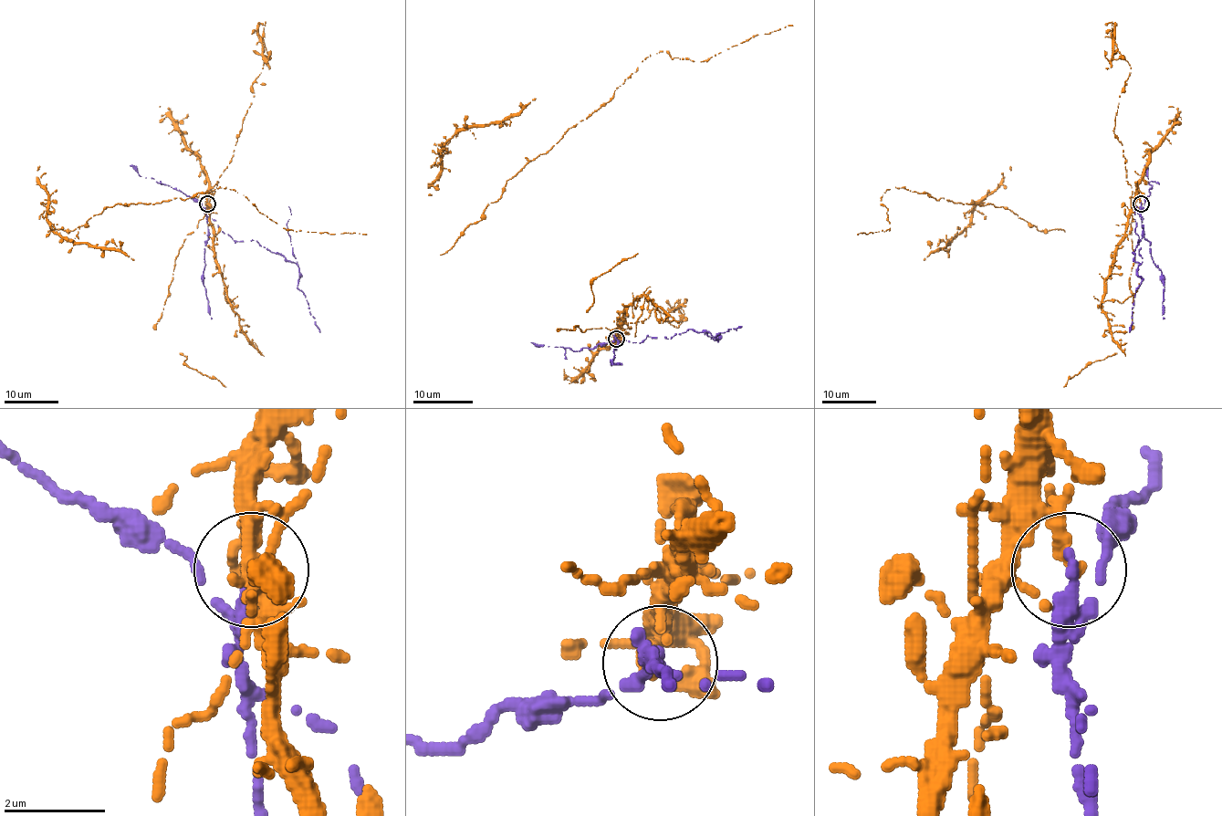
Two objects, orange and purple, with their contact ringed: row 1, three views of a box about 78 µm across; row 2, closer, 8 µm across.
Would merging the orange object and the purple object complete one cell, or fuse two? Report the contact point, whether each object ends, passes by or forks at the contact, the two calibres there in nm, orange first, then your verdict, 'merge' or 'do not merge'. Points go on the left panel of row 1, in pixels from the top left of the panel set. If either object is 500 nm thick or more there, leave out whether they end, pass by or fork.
place (207, 204); orange ends; purple passes by; calibres 200 and 190 nm; do not merge

